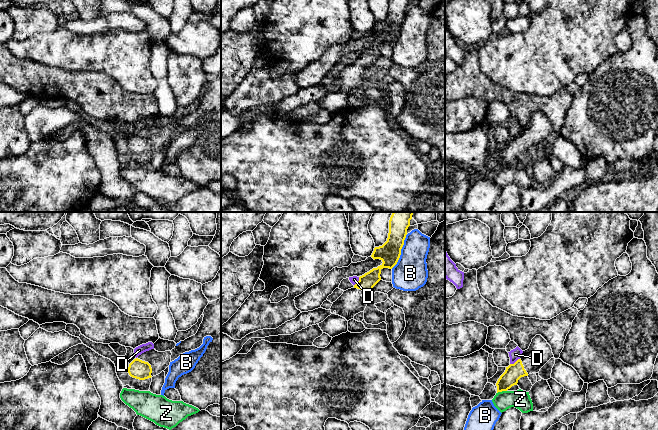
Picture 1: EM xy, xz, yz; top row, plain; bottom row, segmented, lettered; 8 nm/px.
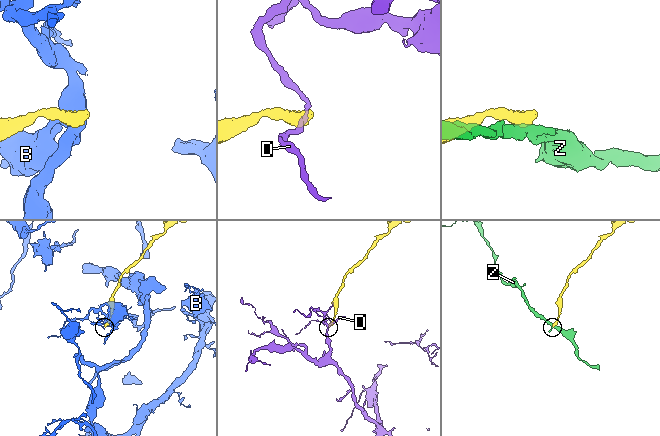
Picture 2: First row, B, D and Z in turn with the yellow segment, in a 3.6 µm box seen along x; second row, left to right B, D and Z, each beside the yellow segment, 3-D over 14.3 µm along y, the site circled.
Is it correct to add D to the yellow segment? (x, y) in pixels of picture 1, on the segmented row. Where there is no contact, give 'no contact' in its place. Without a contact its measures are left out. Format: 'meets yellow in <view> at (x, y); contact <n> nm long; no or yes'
meets yellow in yz at (515, 362); contact 90 nm long; no

